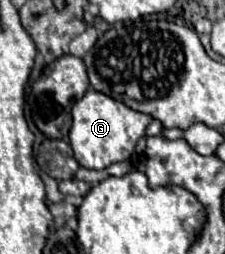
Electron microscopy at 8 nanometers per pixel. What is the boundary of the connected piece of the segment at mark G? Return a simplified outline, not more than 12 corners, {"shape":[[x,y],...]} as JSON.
{"shape":[[89,88],[69,144],[83,168],[133,154],[151,116]]}

